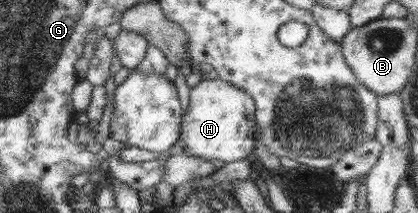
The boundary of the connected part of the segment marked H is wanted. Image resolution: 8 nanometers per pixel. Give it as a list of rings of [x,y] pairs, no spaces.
[[[219,78],[216,79],[202,79],[189,91],[189,106],[181,117],[181,131],[179,131],[179,138],[184,152],[187,156],[201,158],[203,160],[219,159],[224,163],[230,161],[237,161],[251,156],[251,151],[255,147],[260,147],[260,142],[257,142],[253,135],[255,129],[258,129],[255,123],[255,107],[251,96],[247,92],[241,91],[229,82],[224,82]]]

